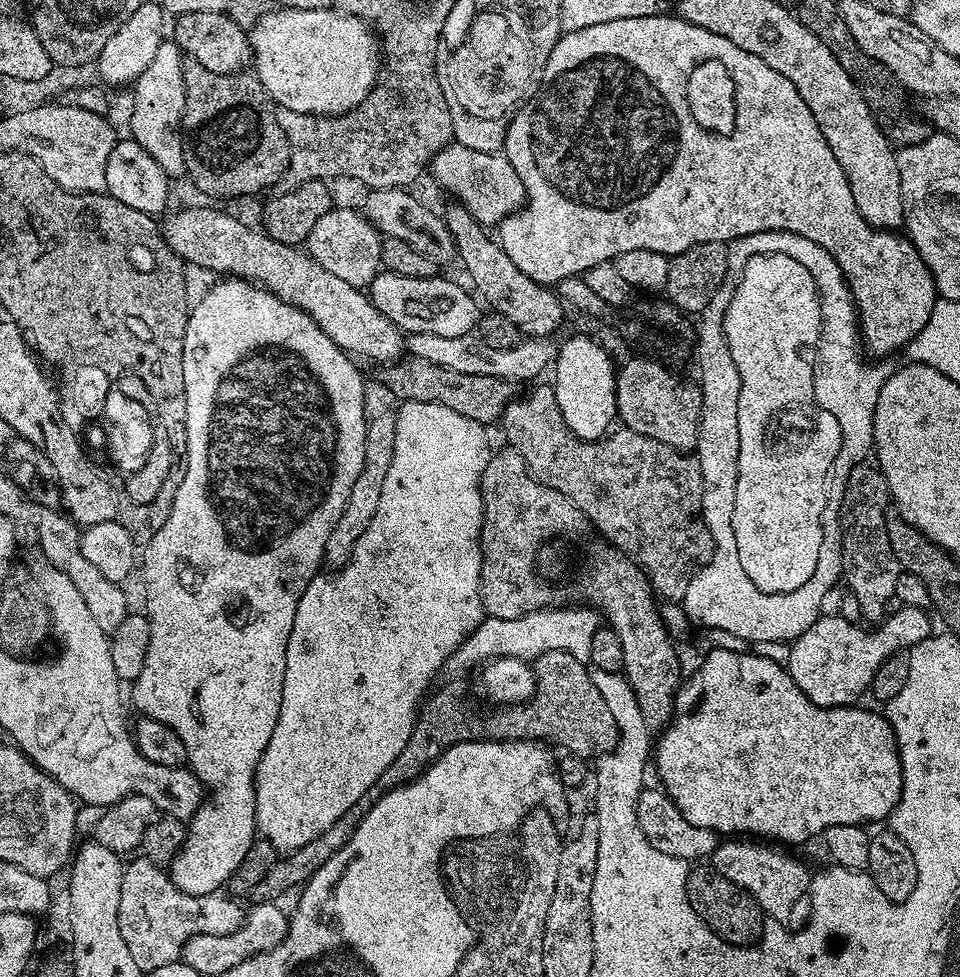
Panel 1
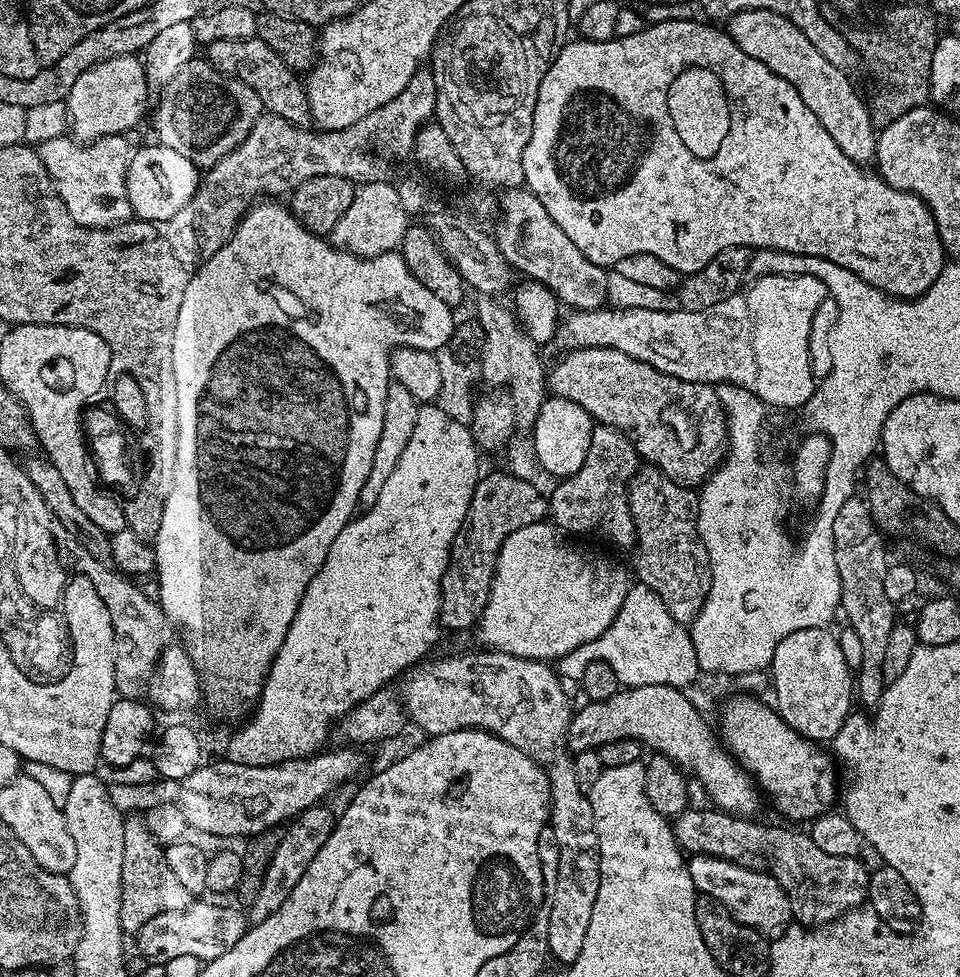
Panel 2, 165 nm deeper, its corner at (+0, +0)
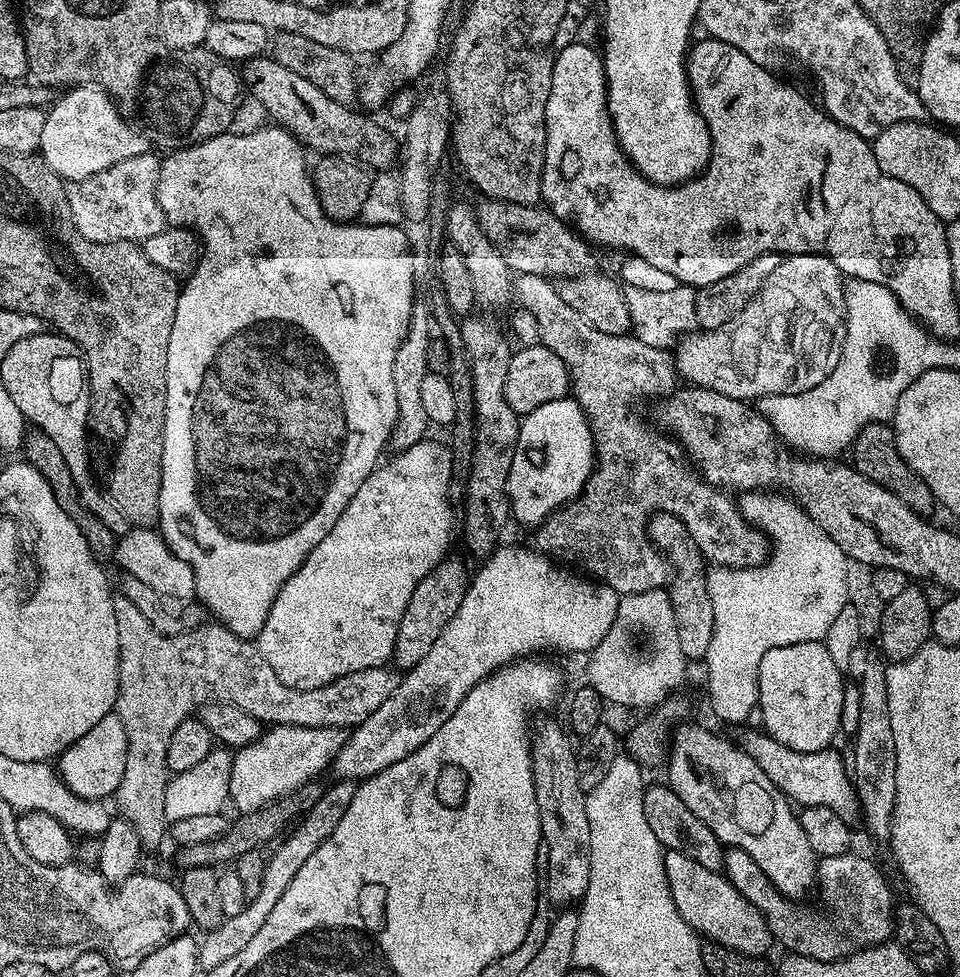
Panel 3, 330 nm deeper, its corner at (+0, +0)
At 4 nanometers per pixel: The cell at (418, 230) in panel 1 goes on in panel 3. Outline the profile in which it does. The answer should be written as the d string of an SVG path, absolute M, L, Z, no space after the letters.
M519 273L514 280L514 296L524 303L521 305L526 311L534 314L540 343L554 350L554 354L558 354L568 367L568 375L572 377L571 395L583 408L584 417L592 427L592 443L596 445L596 458L588 485L575 500L556 509L535 529L535 547L553 561L571 566L597 582L609 584L621 597L643 592L652 594L655 588L663 589L669 583L670 565L648 535L648 521L655 513L669 512L684 523L690 538L694 538L709 565L721 568L761 567L770 555L770 541L764 531L755 528L740 513L737 501L727 491L704 481L695 467L690 466L683 448L675 439L661 434L655 427L652 429L636 413L635 404L639 400L652 400L655 396L663 398L676 391L678 373L673 353L646 346L646 342L631 334L602 334L602 330L590 326L590 322L586 322L586 318L582 318L566 298L562 298L559 287L545 276Z

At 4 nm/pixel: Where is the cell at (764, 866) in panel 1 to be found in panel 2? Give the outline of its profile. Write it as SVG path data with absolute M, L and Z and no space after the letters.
M693 855L688 860L690 878L694 882L697 893L712 896L738 922L750 926L765 938L782 936L794 920L794 905L786 894L786 890L768 872L759 872L746 866L738 866L729 860L717 856Z

